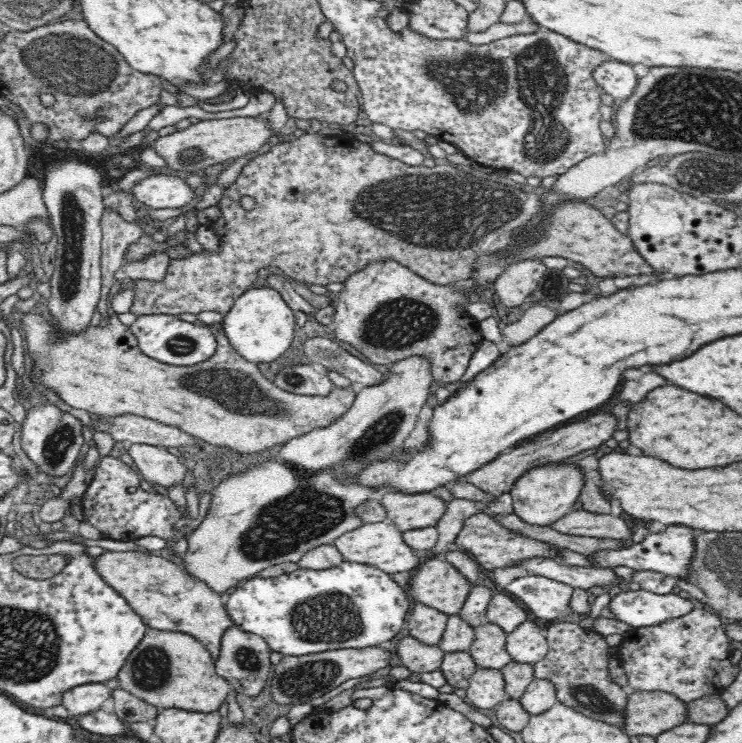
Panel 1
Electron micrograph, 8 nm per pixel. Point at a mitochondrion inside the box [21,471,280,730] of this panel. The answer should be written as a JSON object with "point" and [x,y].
{"point":[150,670]}

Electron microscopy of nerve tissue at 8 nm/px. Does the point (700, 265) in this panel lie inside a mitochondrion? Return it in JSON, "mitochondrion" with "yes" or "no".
{"mitochondrion":"no"}

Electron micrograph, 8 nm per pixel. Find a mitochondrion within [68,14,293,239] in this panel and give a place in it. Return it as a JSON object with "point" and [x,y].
{"point":[190,156]}

